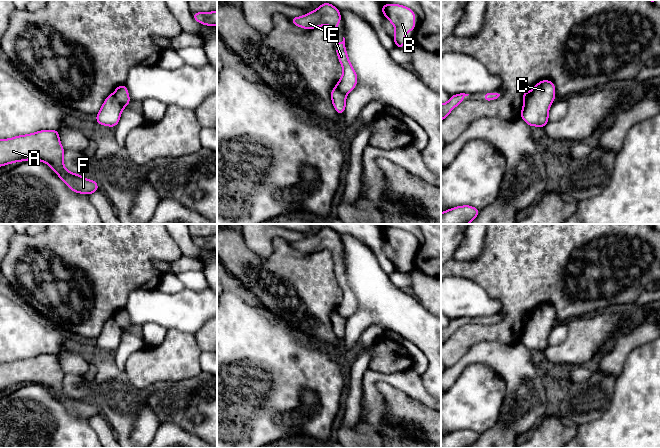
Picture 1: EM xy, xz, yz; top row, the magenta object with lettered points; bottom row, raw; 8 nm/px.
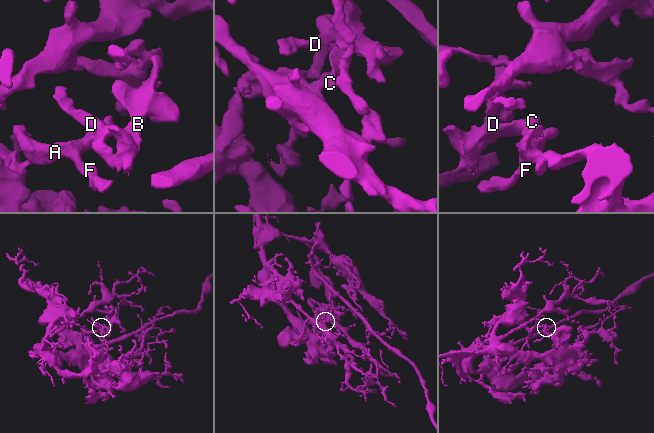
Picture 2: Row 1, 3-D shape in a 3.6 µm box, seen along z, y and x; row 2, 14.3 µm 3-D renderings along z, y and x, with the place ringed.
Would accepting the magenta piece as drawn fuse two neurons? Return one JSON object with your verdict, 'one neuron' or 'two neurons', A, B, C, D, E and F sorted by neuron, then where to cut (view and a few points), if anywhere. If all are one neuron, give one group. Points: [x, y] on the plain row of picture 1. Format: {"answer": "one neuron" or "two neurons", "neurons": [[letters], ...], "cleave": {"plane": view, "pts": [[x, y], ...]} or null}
{"answer": "two neurons", "neurons": [["A", "C", "F"], ["B", "D", "E"]], "cleave": {"plane": "xy", "pts": [[113, 317], [124, 330]]}}

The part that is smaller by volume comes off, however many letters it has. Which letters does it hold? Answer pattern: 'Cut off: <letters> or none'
Cut off: B, D, E

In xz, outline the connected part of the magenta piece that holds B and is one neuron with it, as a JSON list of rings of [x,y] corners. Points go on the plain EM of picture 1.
[[[382,228],[382,238],[394,249],[396,271],[405,272],[405,257],[415,253],[415,236],[398,228]]]

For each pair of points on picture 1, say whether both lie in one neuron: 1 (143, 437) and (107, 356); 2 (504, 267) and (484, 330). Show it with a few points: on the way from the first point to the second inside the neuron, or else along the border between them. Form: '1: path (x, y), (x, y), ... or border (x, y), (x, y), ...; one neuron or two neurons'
1: path (135, 417), (113, 395), (109, 376); one neuron
2: path (509, 286), (509, 317), (503, 323); one neuron

